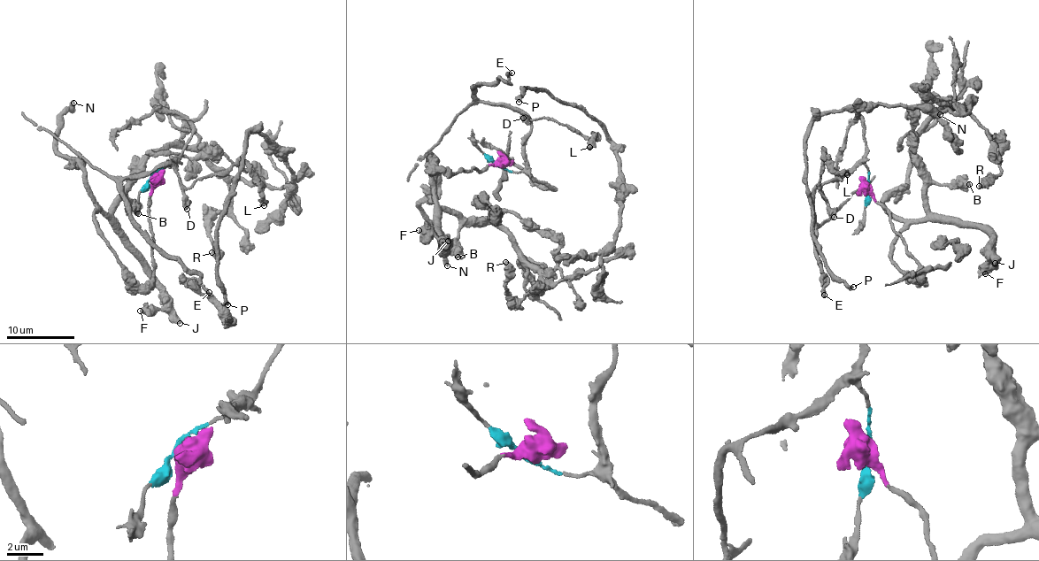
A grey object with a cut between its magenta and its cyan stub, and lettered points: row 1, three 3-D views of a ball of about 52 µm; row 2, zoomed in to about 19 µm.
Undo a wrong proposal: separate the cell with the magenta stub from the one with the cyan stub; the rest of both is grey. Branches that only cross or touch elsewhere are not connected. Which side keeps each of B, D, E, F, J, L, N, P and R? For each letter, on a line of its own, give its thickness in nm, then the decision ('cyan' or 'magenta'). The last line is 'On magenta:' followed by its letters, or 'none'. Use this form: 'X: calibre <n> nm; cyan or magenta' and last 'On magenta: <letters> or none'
B: calibre 550 nm; magenta
D: calibre 300 nm; cyan
E: calibre 200 nm; cyan
F: calibre 600 nm; magenta
J: calibre 440 nm; magenta
L: calibre 500 nm; cyan
N: calibre 420 nm; magenta
P: calibre 320 nm; magenta
R: calibre 400 nm; magenta
On magenta: B, F, J, N, P, R

